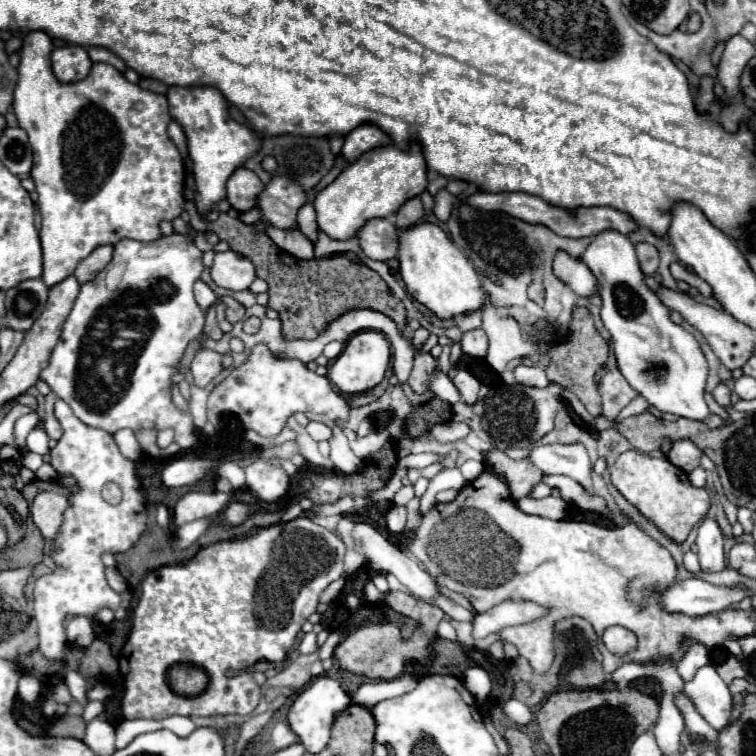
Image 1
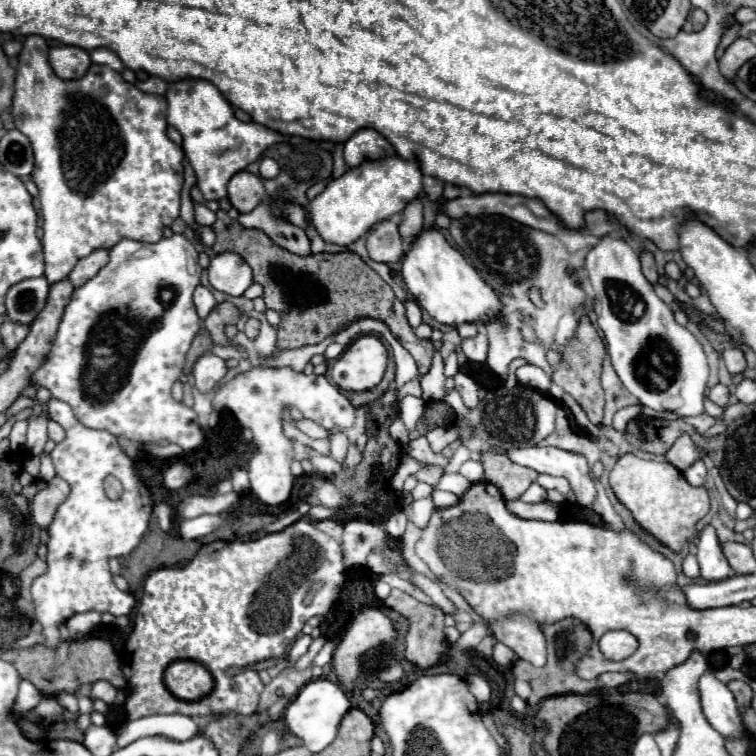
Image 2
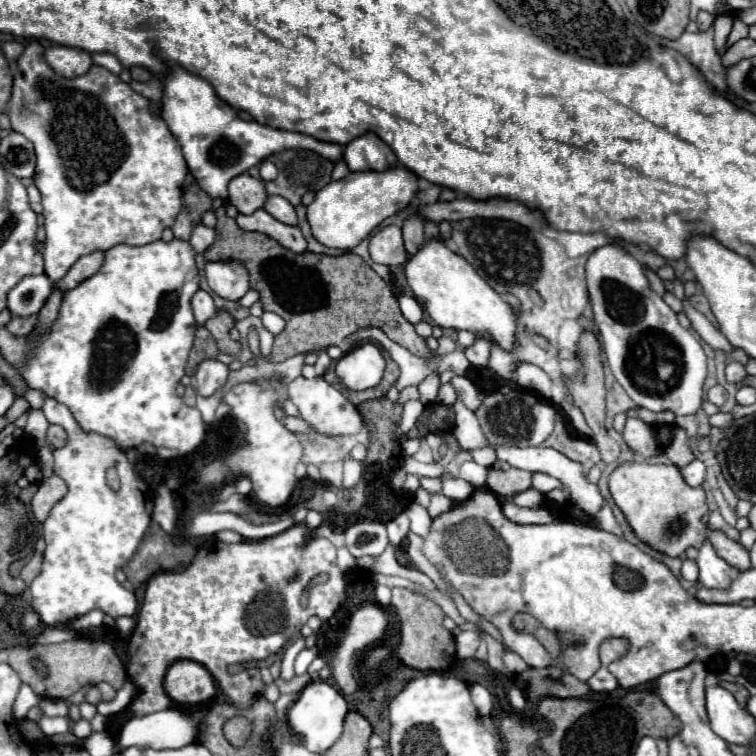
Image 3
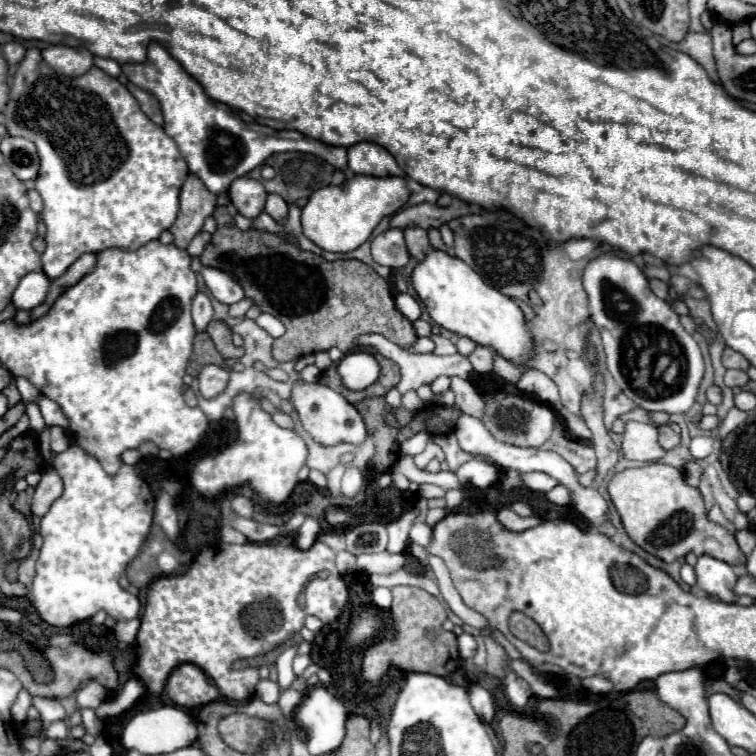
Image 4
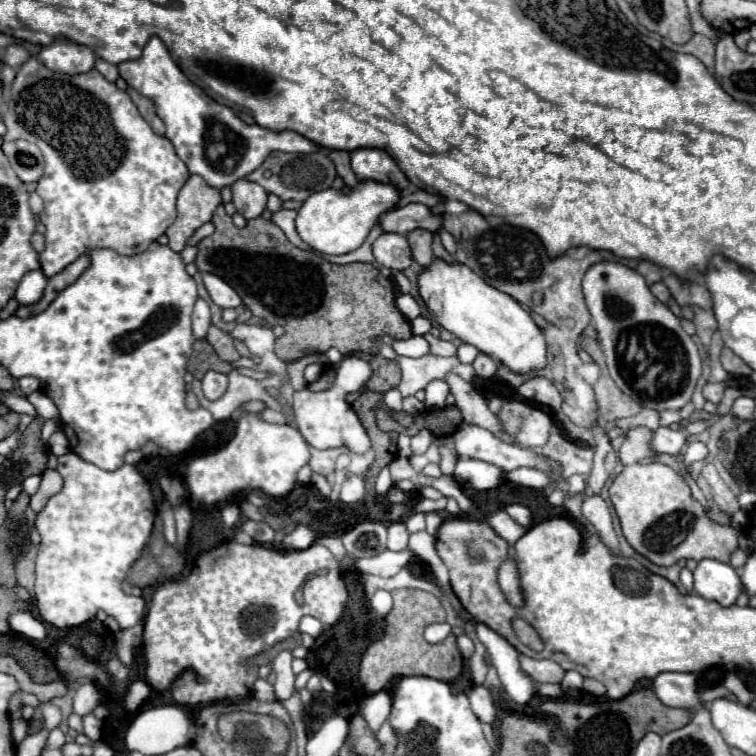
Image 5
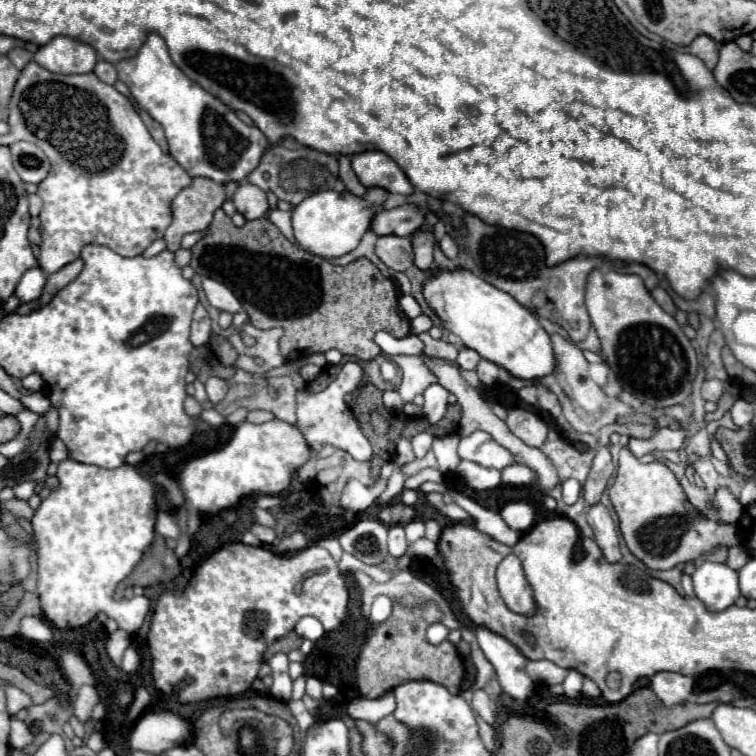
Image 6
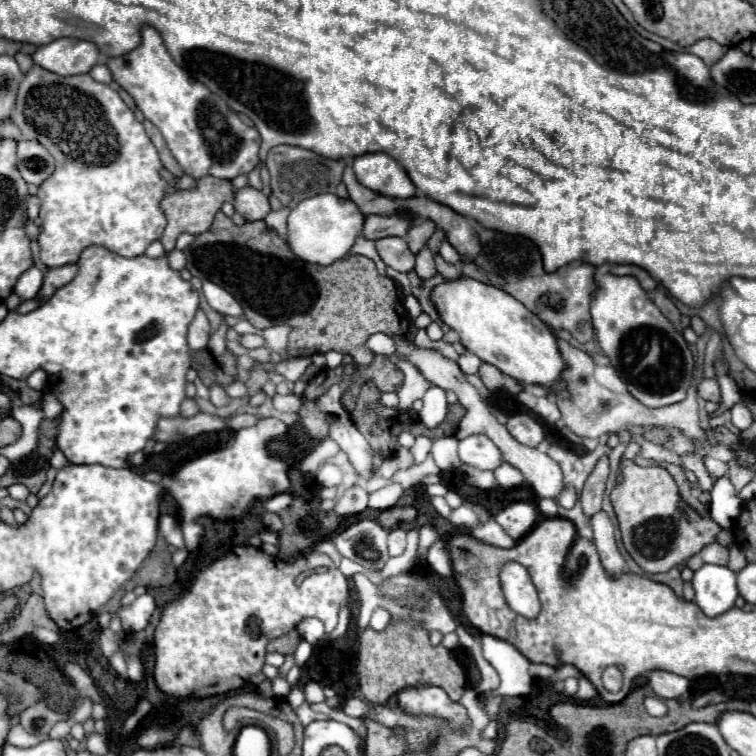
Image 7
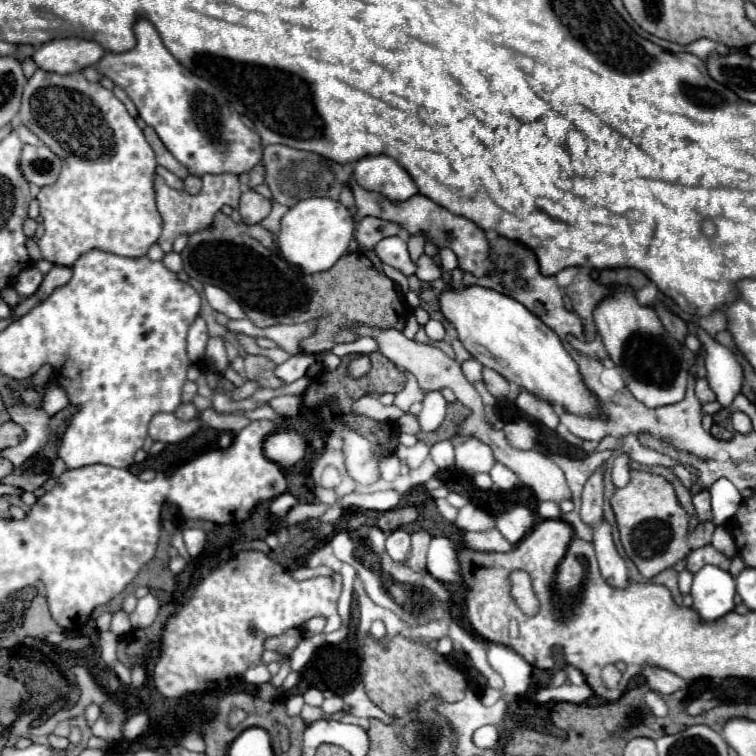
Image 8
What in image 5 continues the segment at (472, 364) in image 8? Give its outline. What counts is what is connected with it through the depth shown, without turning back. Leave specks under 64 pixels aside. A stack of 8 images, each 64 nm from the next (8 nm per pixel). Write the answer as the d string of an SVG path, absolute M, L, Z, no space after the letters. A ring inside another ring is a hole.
M460 344L458 346L458 358L462 360L462 362L466 362L466 364L472 364L472 360L478 356L478 348L476 346L472 346L472 344Z

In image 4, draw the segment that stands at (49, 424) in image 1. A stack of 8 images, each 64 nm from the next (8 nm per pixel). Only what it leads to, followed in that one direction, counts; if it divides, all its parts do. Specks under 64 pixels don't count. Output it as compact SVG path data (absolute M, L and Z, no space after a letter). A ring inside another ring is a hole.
M52 426L50 428L50 446L52 446L52 452L64 452L68 446L70 446L70 436L64 428L60 426Z

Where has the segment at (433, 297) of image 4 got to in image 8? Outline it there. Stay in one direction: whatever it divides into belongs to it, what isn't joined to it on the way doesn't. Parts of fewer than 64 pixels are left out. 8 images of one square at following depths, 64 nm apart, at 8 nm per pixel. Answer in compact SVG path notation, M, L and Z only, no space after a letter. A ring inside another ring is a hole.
M466 286L460 290L446 288L440 294L440 310L456 328L464 348L478 362L572 414L596 414L596 398L588 392L584 380L580 380L576 362L564 350L562 340L520 302L482 286Z

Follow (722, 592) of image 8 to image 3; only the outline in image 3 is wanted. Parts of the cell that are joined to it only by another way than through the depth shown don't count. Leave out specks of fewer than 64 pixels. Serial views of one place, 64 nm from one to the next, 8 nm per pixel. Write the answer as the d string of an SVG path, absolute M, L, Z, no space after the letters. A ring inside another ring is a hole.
M704 540L704 544L698 548L696 564L700 568L698 582L706 588L728 588L734 578L734 568L716 554L710 540Z

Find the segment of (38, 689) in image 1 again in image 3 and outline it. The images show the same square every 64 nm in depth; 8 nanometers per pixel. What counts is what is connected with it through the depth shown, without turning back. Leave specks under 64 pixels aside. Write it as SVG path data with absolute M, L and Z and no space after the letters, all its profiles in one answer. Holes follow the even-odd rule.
M22 684L20 692L18 692L18 698L16 698L16 702L14 702L14 716L16 716L18 720L22 720L30 708L38 706L40 700L42 700L42 698L40 698L28 684Z

